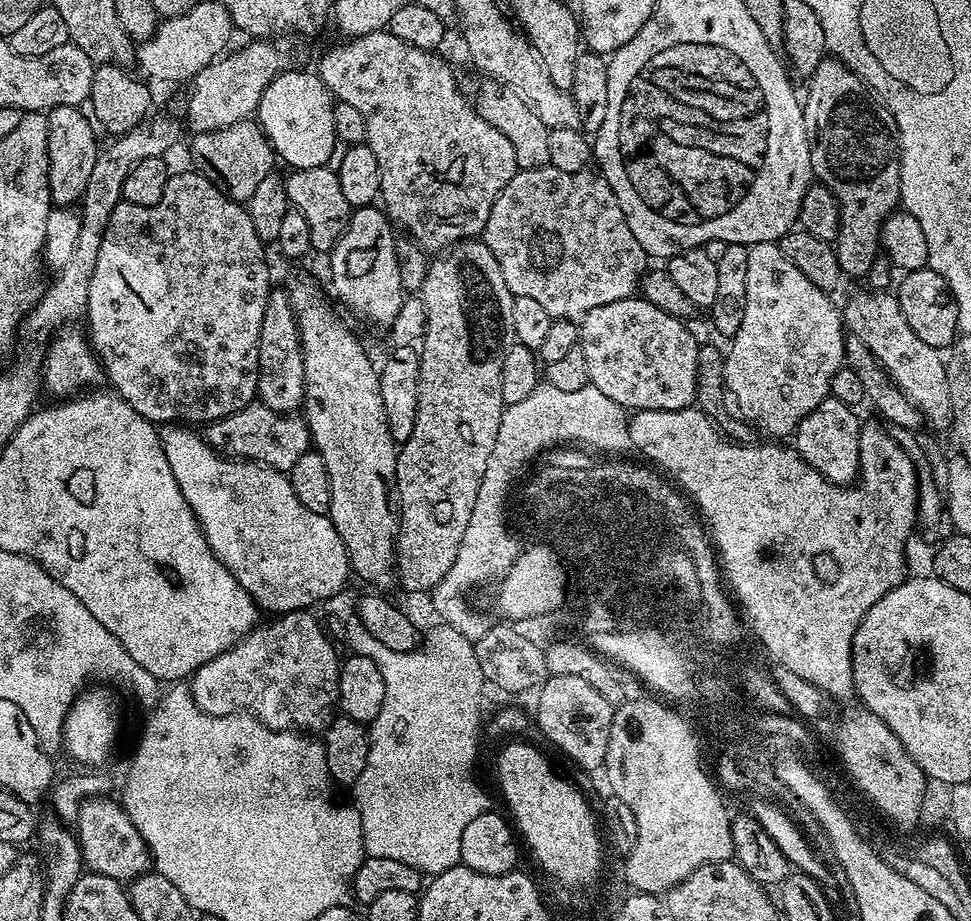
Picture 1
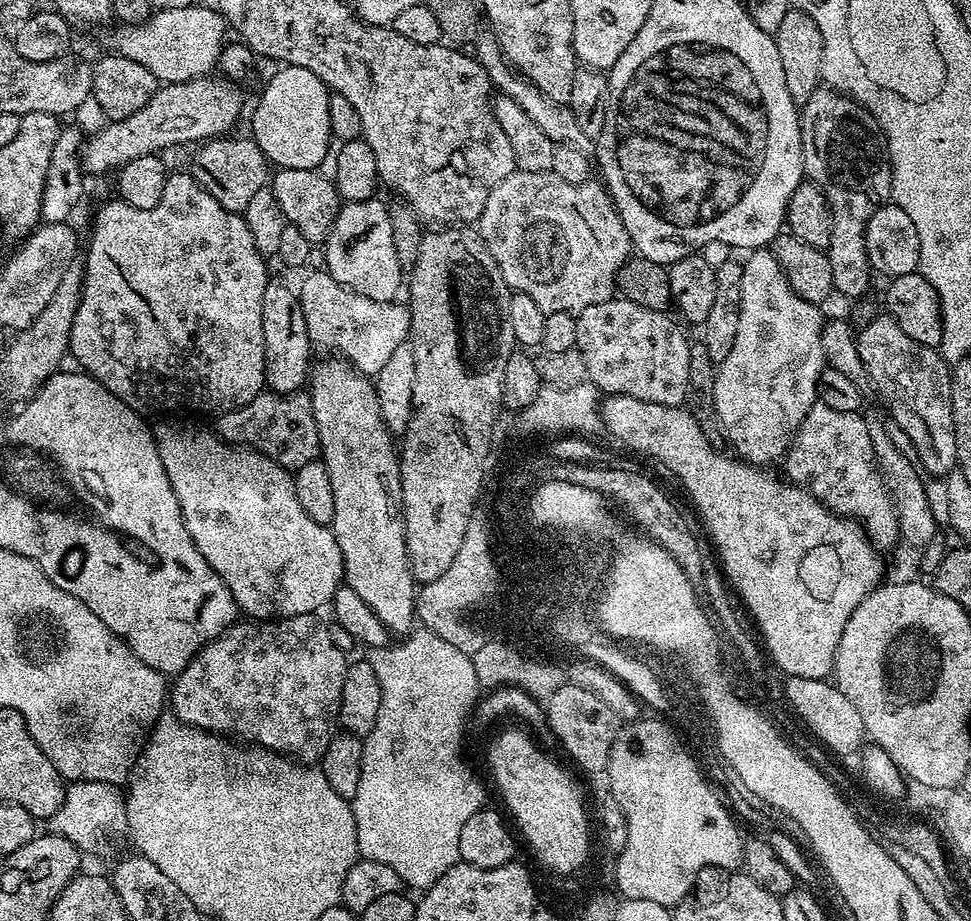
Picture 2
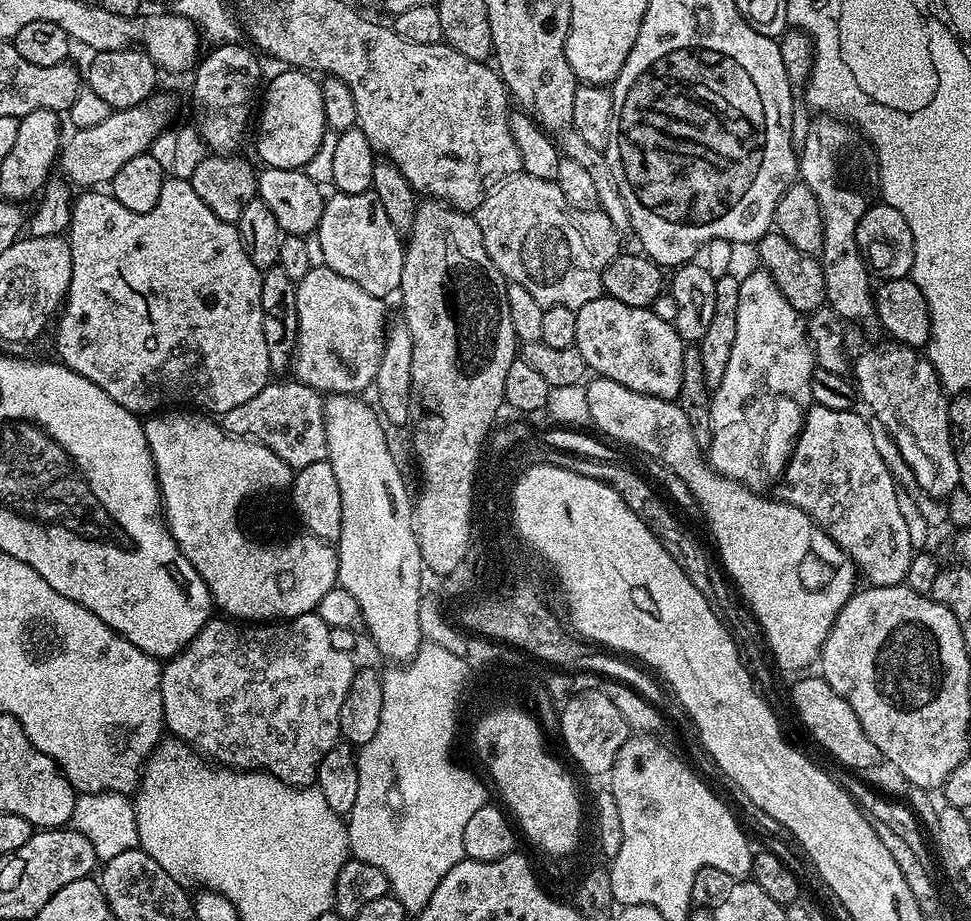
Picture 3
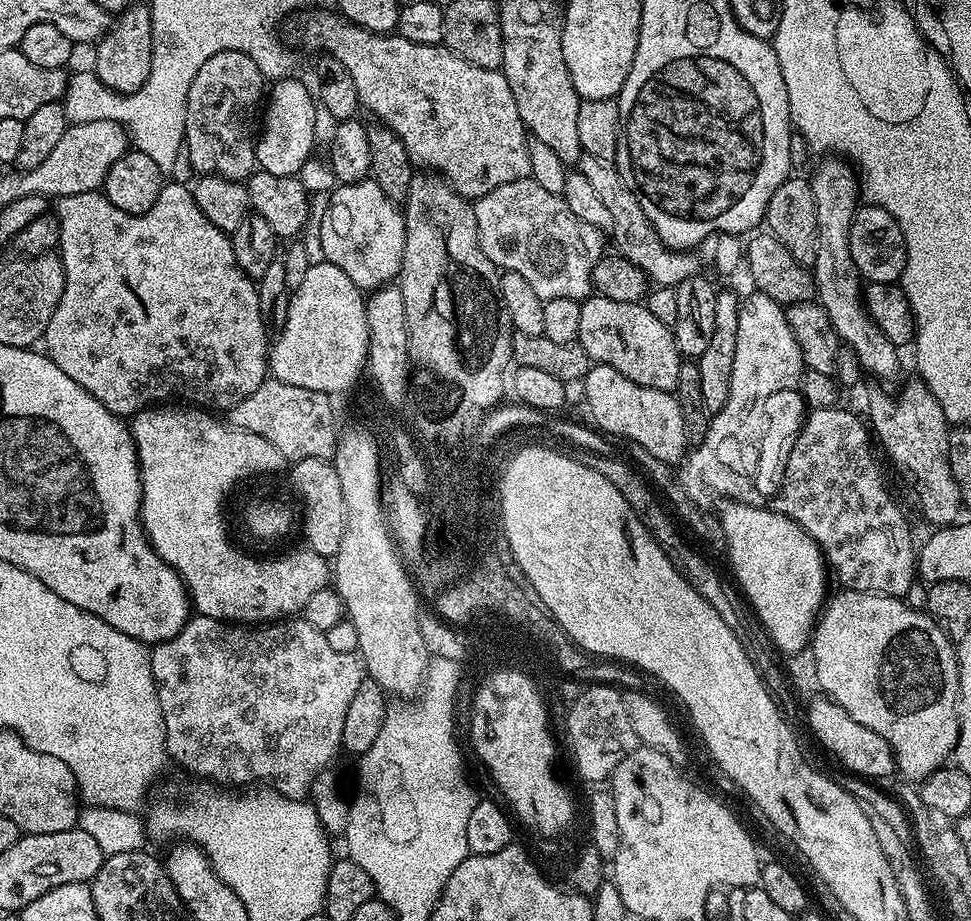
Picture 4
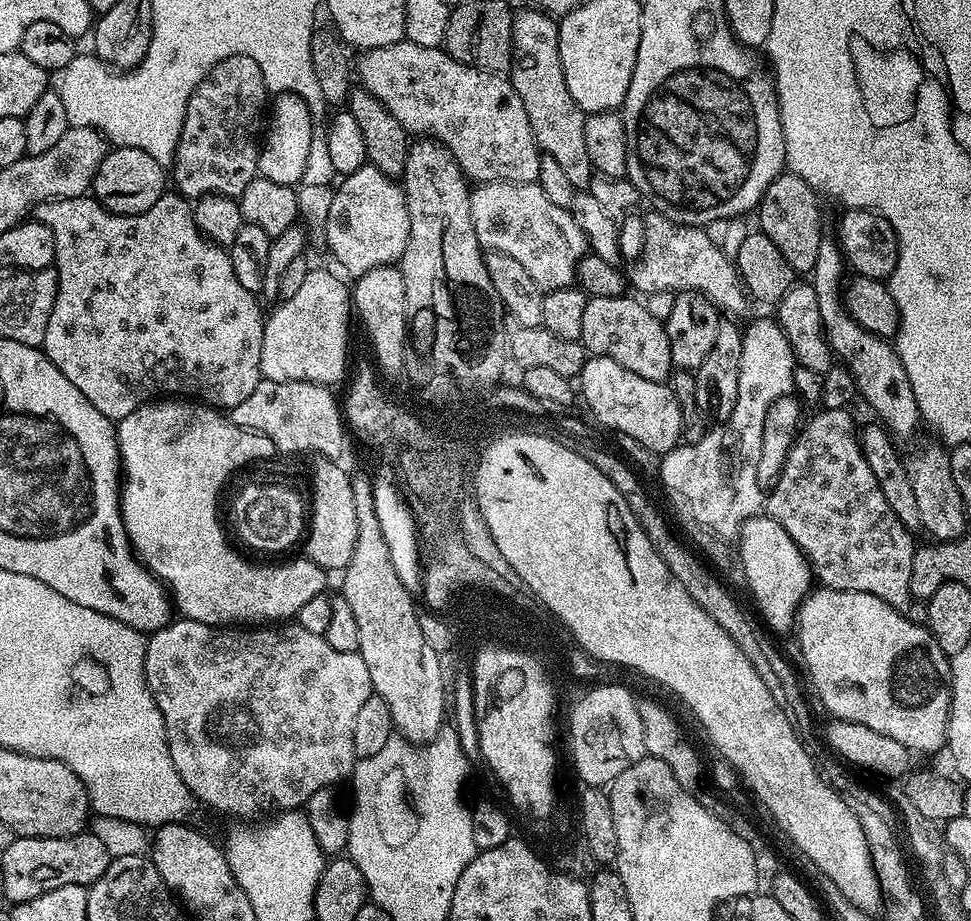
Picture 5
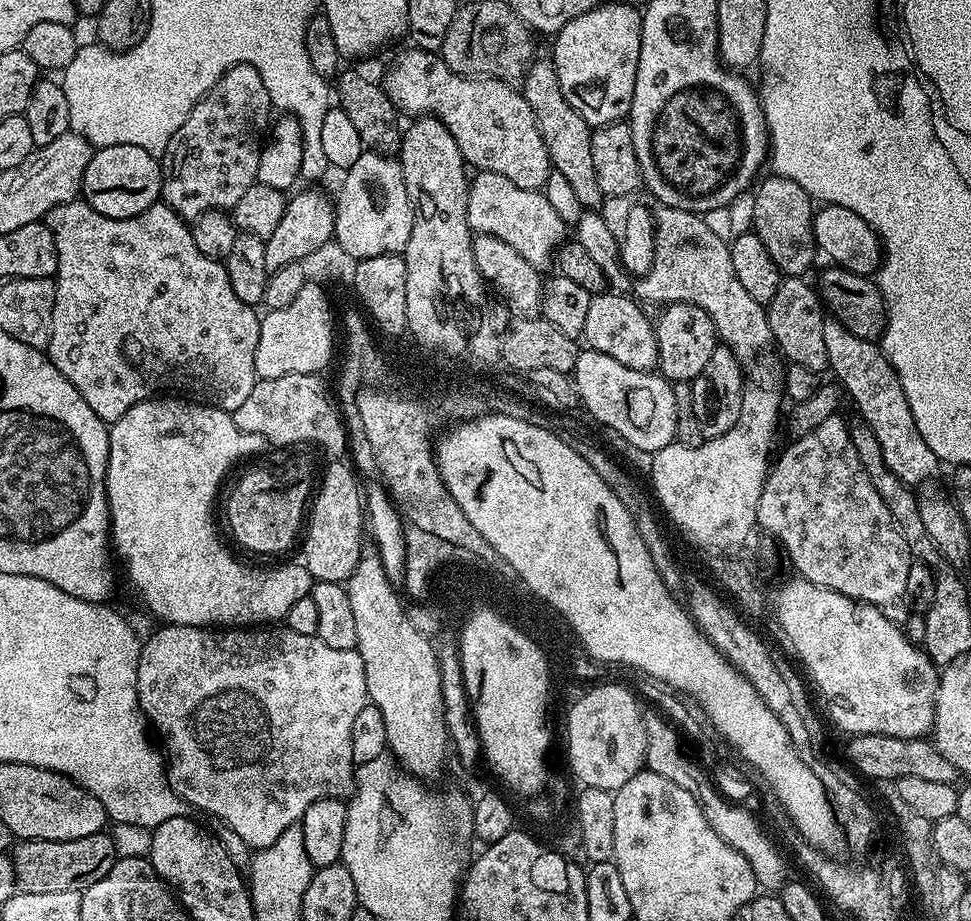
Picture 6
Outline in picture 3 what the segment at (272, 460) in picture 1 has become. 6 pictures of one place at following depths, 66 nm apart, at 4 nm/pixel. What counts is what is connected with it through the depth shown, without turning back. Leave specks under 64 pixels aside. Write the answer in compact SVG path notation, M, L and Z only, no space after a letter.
M269 382L262 390L258 390L258 394L254 394L254 398L250 398L250 402L242 402L242 406L234 406L234 410L223 413L222 427L231 436L244 436L248 440L274 450L274 454L278 454L282 462L286 462L295 470L302 466L310 466L310 462L327 460L328 451L326 450L326 424L324 422L325 397L309 385L299 382L291 383Z

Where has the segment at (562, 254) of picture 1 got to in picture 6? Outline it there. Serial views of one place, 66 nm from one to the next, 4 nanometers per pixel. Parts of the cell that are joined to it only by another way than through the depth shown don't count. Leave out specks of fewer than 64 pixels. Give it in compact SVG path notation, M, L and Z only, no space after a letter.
M477 171L471 177L468 186L468 224L473 233L482 236L502 238L502 242L510 242L530 266L541 270L553 263L557 249L566 240L566 225L558 213L546 202L543 191L519 188L510 178L502 178L502 174Z

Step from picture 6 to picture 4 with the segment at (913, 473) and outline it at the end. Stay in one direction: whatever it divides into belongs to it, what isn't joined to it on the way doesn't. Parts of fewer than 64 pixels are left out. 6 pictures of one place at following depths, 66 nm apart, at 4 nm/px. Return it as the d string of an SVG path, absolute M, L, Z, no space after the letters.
M824 158L810 175L814 210L818 214L818 258L810 266L816 281L815 299L826 310L841 344L850 346L858 354L858 362L865 373L880 380L892 380L900 372L898 346L878 330L874 318L864 306L862 277L850 258L850 222L861 199L858 172L847 159Z

